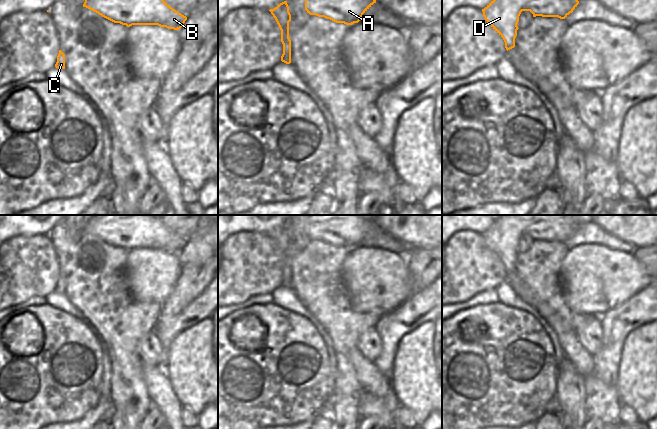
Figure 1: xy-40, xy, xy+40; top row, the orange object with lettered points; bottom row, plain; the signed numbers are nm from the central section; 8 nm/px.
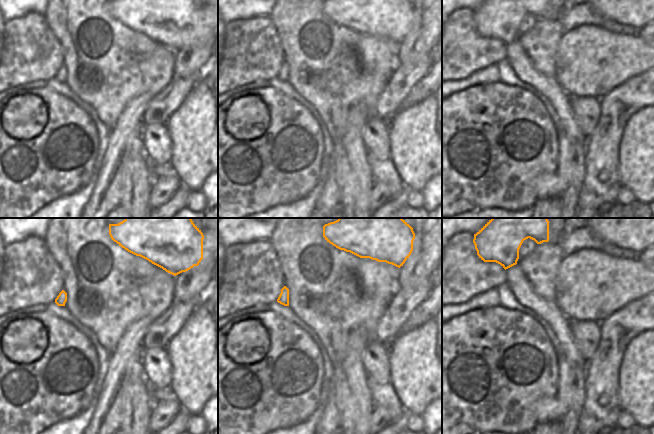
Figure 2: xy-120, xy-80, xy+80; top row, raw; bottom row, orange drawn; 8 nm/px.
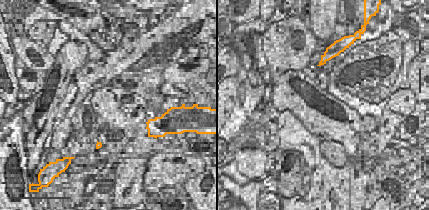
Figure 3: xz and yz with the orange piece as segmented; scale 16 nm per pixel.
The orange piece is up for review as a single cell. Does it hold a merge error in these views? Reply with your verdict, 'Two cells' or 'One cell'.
One cell

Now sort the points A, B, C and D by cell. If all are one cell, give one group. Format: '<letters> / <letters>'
A B C D

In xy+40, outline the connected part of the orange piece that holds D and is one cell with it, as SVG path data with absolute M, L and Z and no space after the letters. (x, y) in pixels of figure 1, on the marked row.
M493 0L482 12L487 23L503 38L508 51L515 47L522 11L530 11L533 17L565 19L578 4L578 0Z

